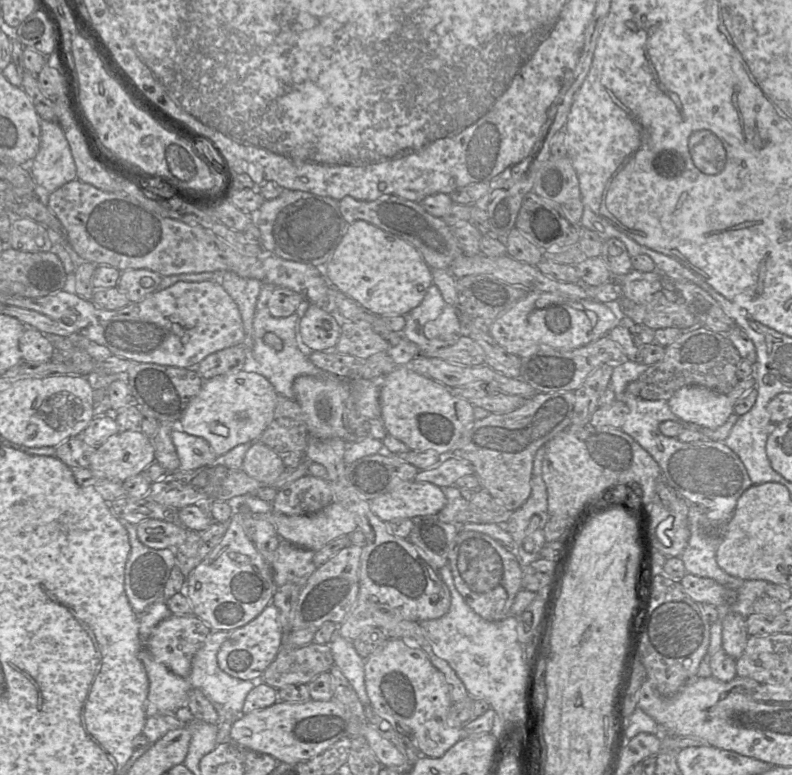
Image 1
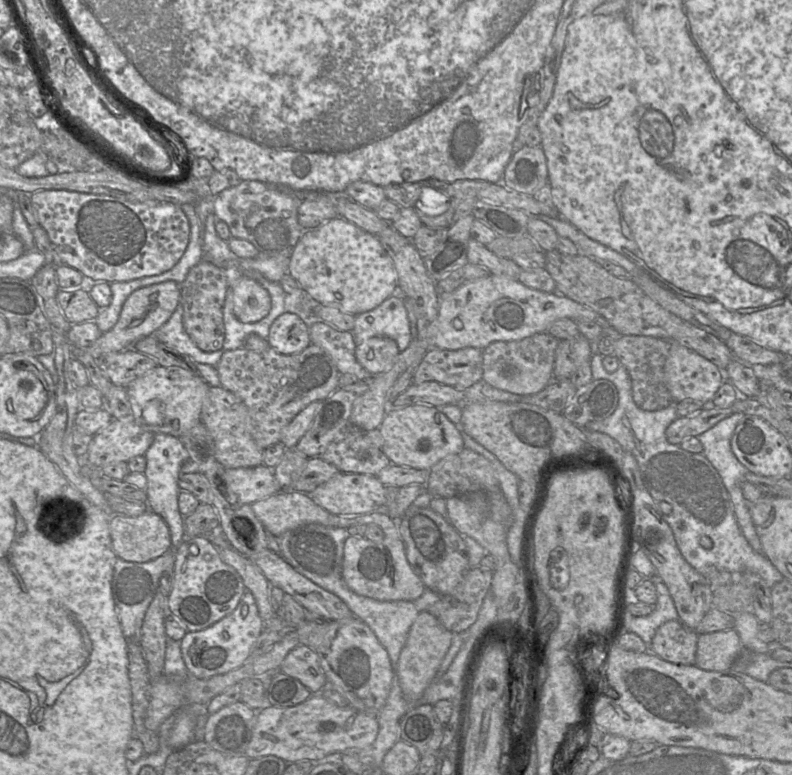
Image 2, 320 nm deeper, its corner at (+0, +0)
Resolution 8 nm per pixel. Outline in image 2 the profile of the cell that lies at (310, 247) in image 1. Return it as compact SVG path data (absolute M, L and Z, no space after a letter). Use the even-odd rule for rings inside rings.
M241 181L240 184L225 189L222 192L220 192L218 195L213 197L212 212L216 215L217 219L225 222L228 225L232 237L249 241L258 249L260 254L274 255L274 256L290 256L293 248L297 244L300 237L303 235L304 231L308 231L308 230L304 230L298 222L298 207L299 207L299 203L302 200L302 195L305 195L305 193L324 193L324 192L293 192L290 191L289 189L283 189L283 188L278 188L276 186L266 185L260 181Z

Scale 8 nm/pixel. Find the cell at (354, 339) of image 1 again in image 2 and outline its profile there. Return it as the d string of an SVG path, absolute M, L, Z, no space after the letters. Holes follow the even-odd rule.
M317 345L284 355L272 347L262 352L245 348L226 351L217 369L221 387L238 396L248 407L254 422L254 439L266 450L279 443L283 428L308 404L323 401L339 386L340 373L330 355Z

